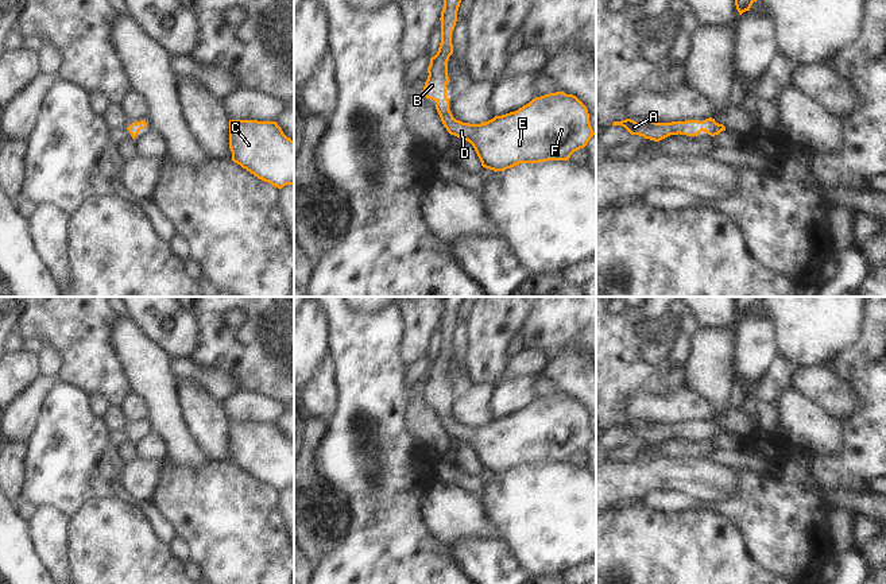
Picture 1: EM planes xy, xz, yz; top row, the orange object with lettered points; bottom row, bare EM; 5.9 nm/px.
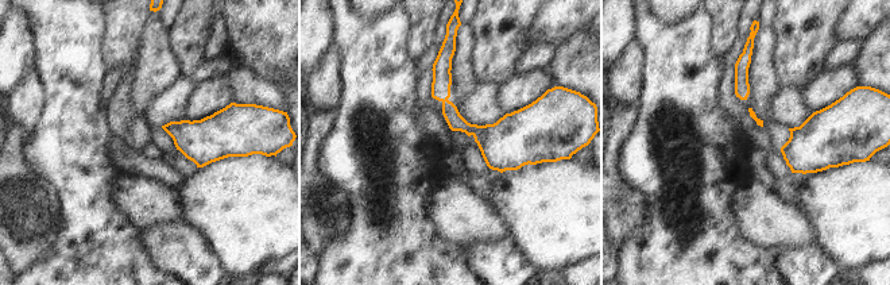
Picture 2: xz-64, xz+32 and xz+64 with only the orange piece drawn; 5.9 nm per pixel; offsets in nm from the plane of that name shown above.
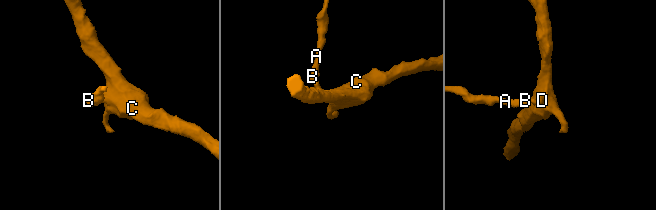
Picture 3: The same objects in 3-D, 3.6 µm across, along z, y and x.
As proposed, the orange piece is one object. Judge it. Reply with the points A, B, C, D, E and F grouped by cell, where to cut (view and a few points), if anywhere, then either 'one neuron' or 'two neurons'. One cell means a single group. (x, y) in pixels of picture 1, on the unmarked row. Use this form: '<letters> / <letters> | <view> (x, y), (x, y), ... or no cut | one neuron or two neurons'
A B C D E F | no cut | one neuron

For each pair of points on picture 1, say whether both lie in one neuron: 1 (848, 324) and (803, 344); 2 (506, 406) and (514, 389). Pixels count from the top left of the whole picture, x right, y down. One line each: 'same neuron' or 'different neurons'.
1: same neuron
2: same neuron

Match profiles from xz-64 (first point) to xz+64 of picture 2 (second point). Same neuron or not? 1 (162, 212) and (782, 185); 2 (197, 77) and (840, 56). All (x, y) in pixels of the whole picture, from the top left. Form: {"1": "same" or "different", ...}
{"1": "different", "2": "same"}

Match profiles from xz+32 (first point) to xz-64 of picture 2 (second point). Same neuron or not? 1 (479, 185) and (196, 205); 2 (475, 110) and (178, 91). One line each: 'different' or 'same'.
1: different
2: same

